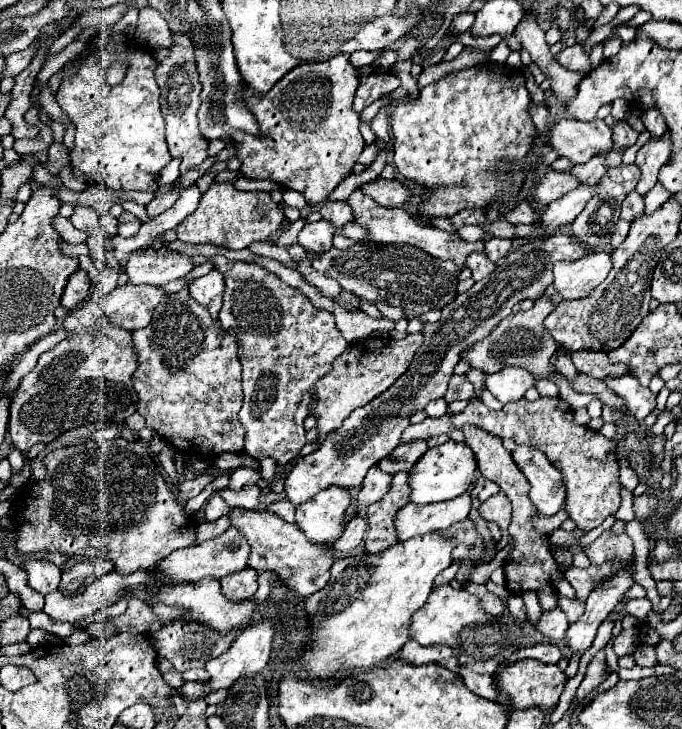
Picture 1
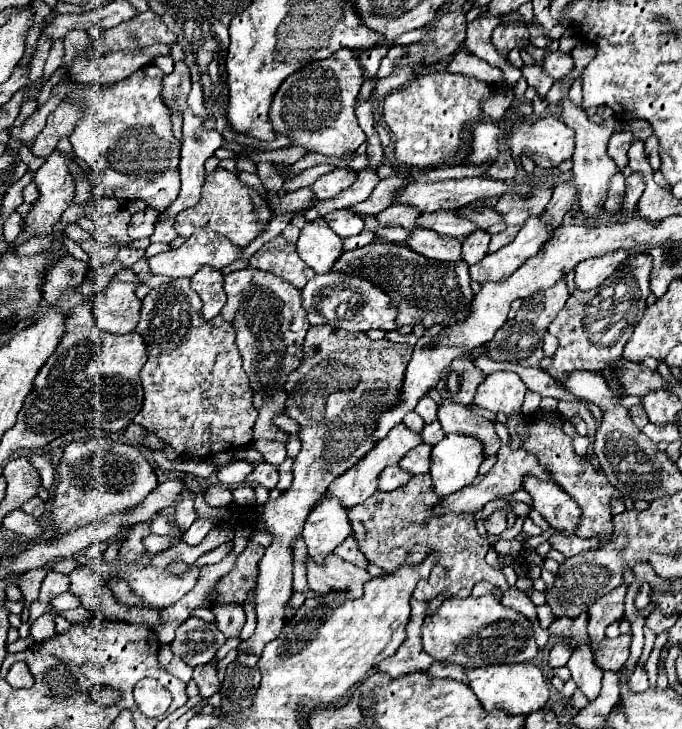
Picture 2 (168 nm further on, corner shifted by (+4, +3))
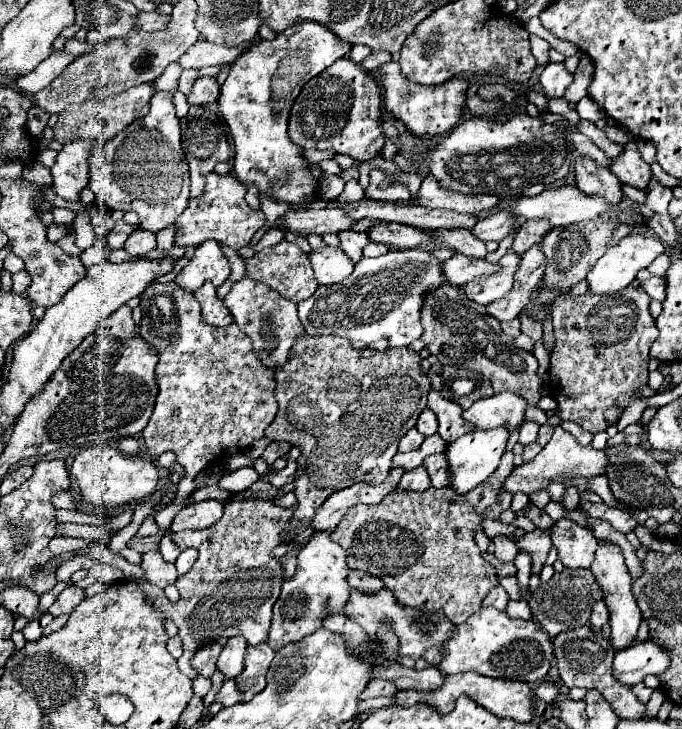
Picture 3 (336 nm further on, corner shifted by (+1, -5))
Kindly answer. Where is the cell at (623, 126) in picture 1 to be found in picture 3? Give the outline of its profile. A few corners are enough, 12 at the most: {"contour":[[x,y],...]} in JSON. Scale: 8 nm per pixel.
{"contour":[[635,141],[623,145],[609,169],[621,183],[645,189],[651,167]]}

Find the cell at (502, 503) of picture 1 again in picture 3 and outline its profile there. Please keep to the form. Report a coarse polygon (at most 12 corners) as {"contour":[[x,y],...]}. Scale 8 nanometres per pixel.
{"contour":[[495,535],[493,555],[513,561],[517,547],[507,535]]}

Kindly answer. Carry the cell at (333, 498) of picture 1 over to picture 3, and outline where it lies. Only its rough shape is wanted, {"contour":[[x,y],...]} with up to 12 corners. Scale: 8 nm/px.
{"contour":[[315,531],[275,601],[273,651],[343,613],[347,553]]}

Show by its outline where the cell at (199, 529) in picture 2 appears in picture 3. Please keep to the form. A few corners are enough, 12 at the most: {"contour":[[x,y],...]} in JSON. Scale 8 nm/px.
{"contour":[[195,547],[181,551],[175,561],[179,573],[187,573],[195,563]]}

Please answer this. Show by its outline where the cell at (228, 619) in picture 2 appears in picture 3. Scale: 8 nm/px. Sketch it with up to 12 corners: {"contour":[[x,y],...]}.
{"contour":[[229,637],[217,669],[235,679],[243,671],[247,639]]}

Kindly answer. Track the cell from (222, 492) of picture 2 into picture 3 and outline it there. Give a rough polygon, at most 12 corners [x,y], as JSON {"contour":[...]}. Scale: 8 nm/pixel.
{"contour":[[221,501],[183,507],[171,531],[205,529],[223,515]]}

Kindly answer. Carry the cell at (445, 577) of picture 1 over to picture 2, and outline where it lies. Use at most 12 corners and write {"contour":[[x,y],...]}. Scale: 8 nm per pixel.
{"contour":[[410,599],[406,641],[376,671],[398,679],[432,665],[418,645],[428,603]]}

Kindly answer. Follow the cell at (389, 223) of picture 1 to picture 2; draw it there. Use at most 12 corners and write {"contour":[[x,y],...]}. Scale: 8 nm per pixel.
{"contour":[[414,229],[406,245],[436,261],[460,261],[462,241]]}

